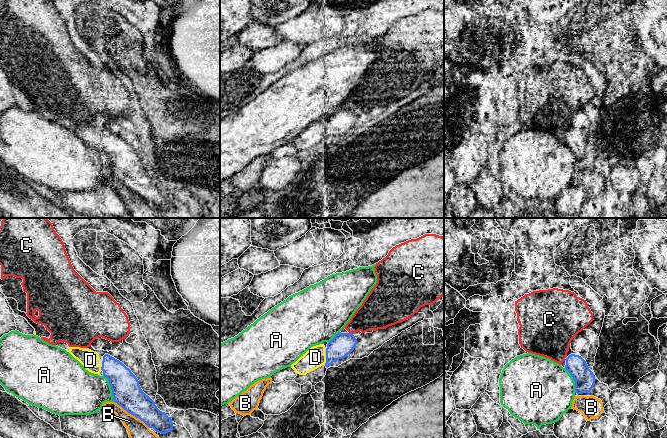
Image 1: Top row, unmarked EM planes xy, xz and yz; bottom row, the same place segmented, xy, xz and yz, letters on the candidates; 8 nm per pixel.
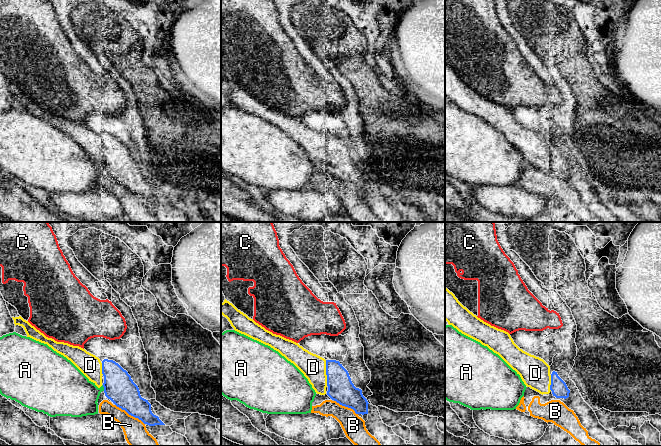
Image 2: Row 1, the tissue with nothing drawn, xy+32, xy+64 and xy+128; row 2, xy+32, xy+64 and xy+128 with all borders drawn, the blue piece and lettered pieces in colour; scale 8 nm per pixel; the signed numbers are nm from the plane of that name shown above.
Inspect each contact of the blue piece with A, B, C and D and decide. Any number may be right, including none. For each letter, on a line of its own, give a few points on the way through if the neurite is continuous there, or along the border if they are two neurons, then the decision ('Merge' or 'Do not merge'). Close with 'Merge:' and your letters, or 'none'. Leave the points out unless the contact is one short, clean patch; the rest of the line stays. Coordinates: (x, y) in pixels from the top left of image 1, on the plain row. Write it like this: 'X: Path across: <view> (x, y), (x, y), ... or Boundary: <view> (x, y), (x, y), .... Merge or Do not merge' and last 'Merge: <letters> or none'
A: Do not merge
B: Do not merge
C: Do not merge
D: Merge
Merge: D

